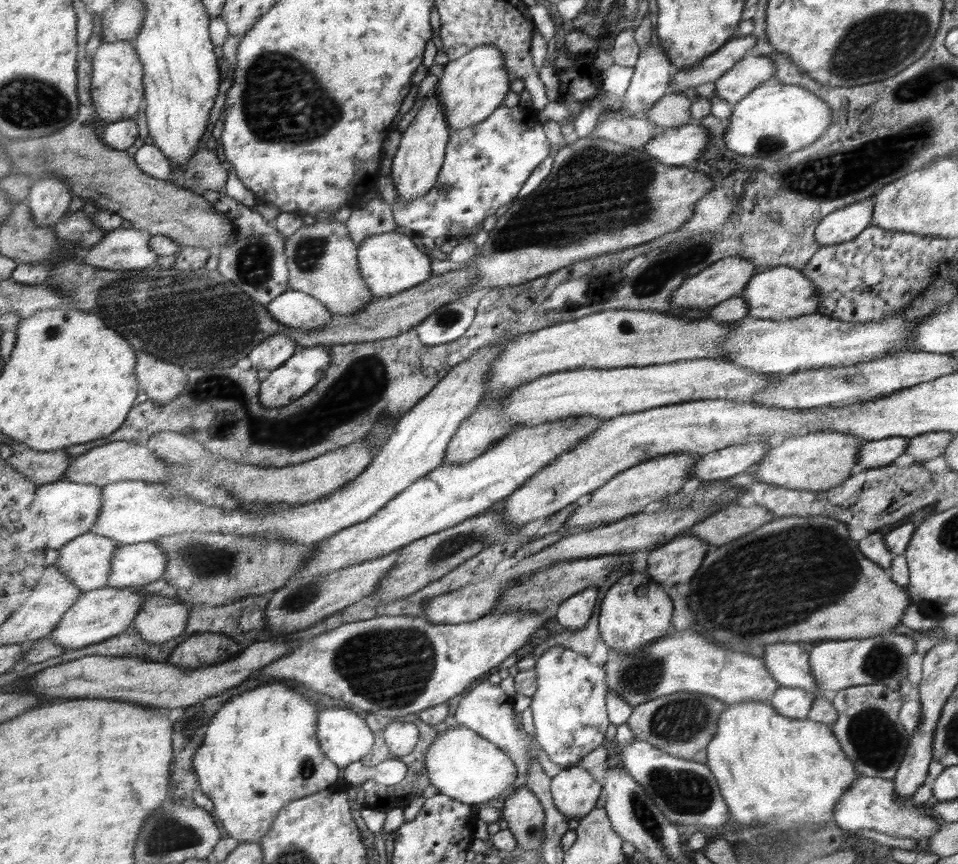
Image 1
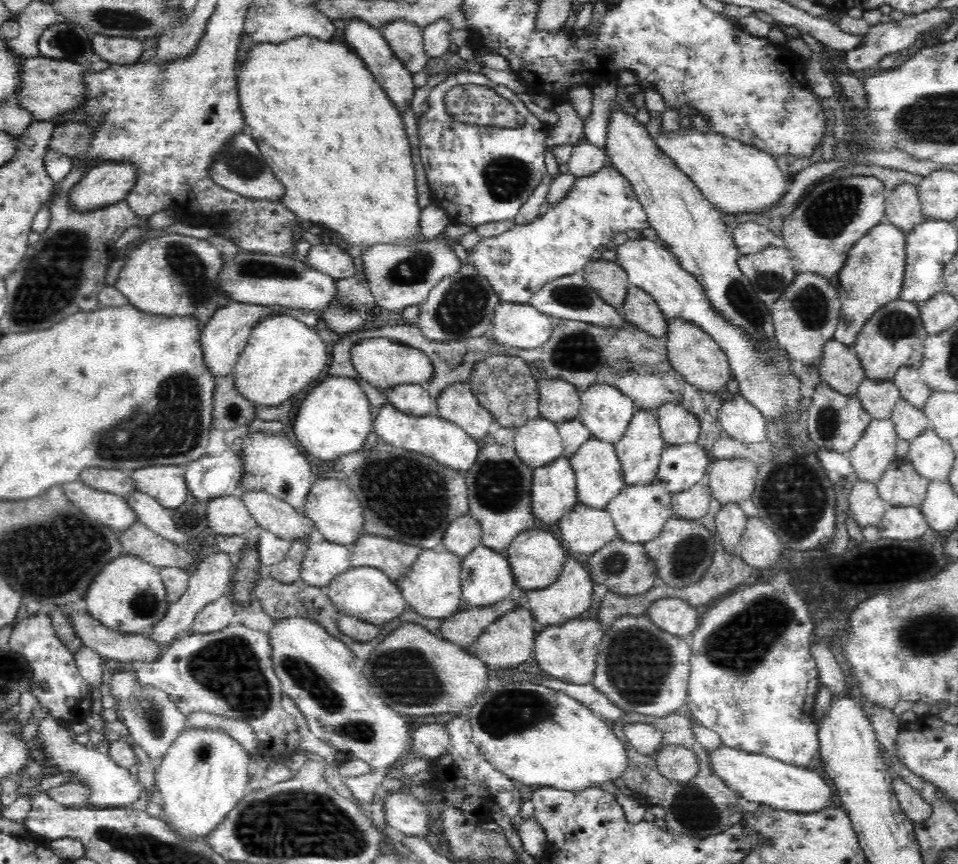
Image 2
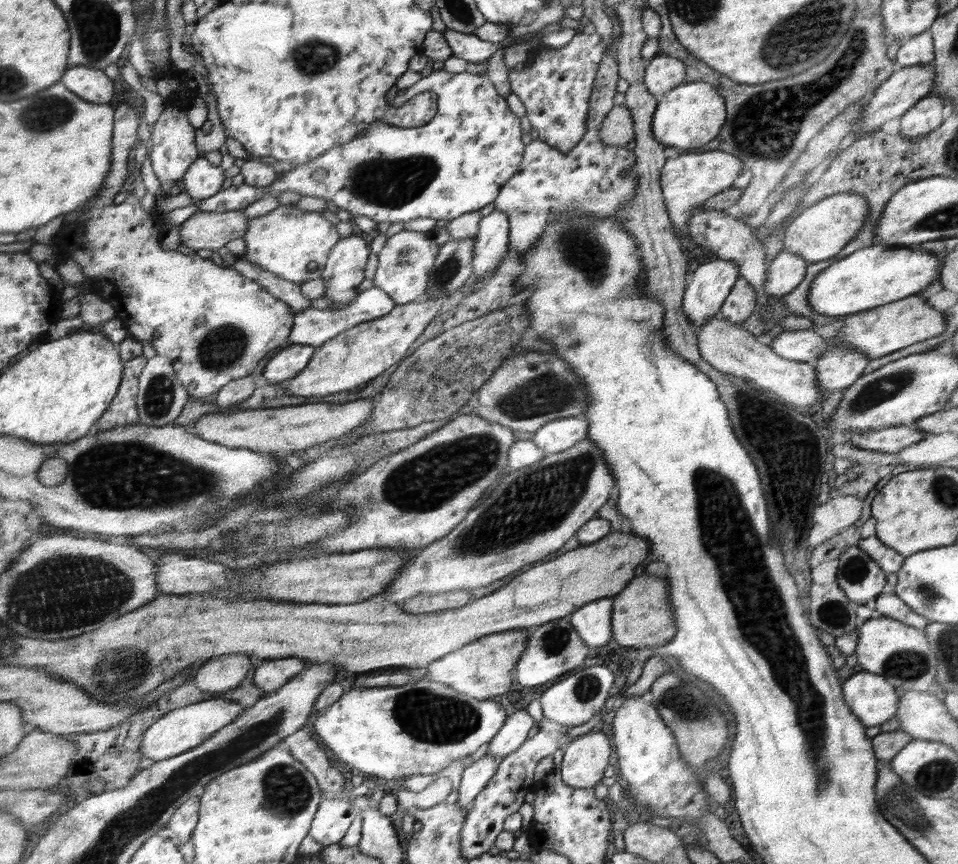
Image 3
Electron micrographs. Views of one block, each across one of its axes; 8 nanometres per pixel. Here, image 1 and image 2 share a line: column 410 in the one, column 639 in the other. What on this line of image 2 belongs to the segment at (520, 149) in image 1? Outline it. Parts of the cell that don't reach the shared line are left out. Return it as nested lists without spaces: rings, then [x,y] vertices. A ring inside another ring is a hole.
[[[606,163],[597,173],[577,178],[566,196],[550,205],[546,213],[531,224],[514,225],[497,236],[480,237],[482,242],[467,256],[466,262],[486,278],[500,302],[526,303],[547,281],[582,270],[597,248],[612,244],[614,234],[646,228],[651,225],[630,181]]]

